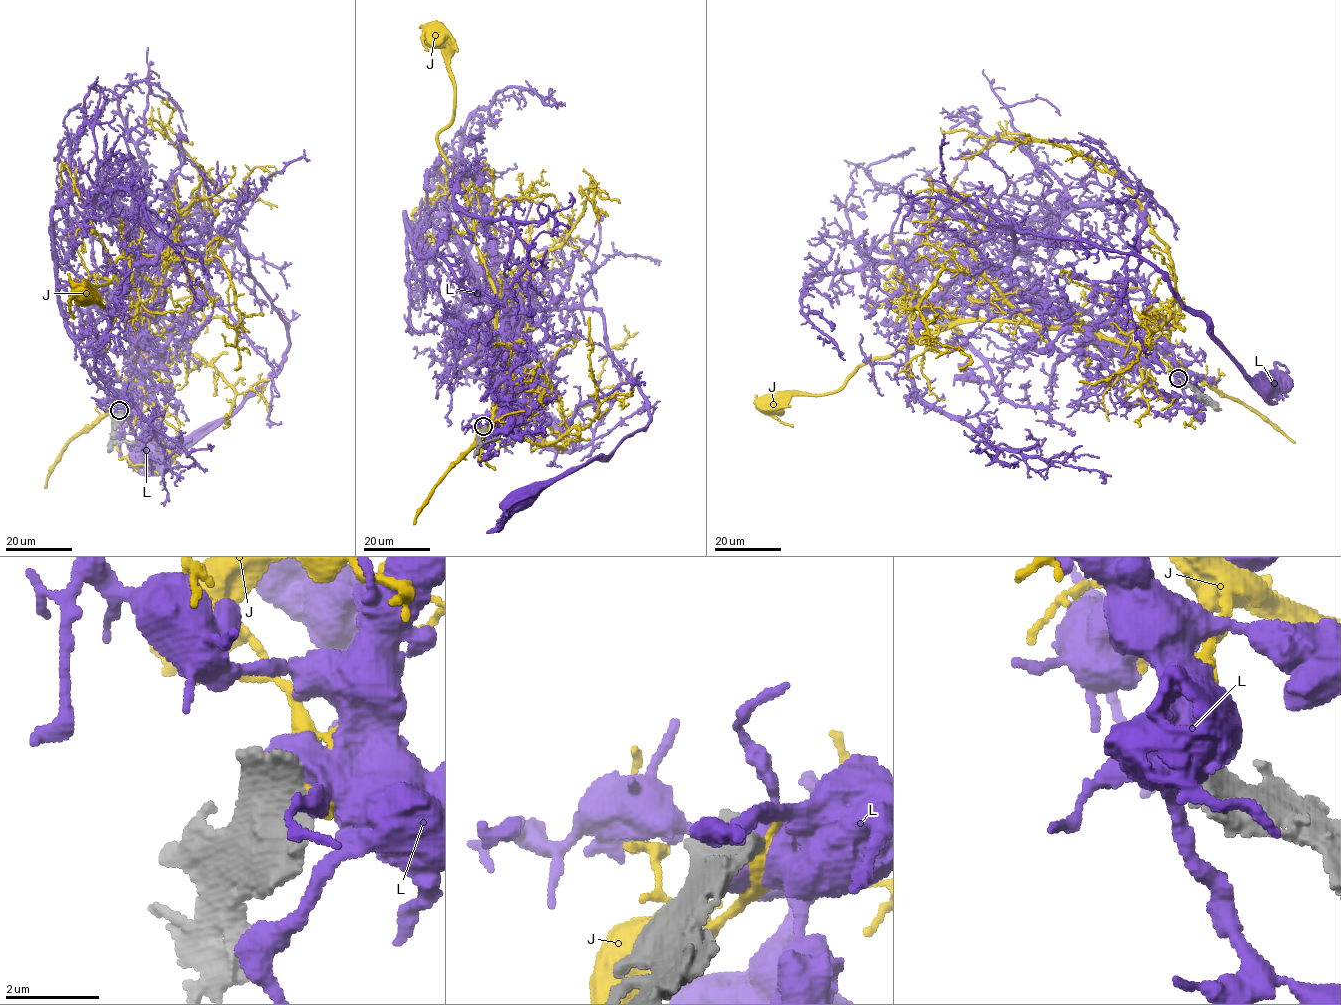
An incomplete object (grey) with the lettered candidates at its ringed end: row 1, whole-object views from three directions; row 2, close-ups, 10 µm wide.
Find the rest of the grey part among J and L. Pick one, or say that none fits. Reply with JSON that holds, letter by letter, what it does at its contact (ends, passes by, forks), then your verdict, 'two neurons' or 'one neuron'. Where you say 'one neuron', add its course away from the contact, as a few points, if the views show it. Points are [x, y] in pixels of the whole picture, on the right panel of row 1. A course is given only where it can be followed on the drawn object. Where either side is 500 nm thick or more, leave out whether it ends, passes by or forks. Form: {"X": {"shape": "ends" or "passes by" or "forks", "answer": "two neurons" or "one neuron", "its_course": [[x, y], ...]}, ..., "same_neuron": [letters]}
{"J": {"shape": "passes by", "answer": "two neurons"}, "L": {"answer": "two neurons"}, "same_neuron": []}

